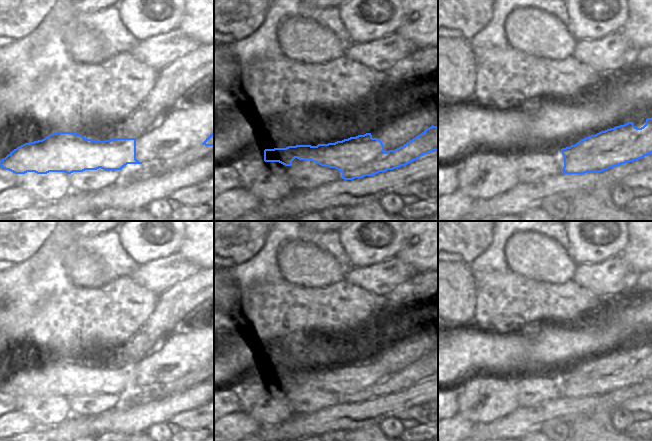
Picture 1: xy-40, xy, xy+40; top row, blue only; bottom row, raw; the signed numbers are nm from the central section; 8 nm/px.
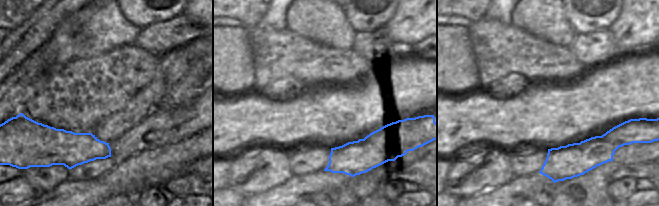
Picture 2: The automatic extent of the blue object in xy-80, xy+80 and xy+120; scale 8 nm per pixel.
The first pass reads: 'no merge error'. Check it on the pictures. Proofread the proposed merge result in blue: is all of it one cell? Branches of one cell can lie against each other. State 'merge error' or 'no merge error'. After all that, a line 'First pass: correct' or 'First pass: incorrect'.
merge error
First pass: incorrect

